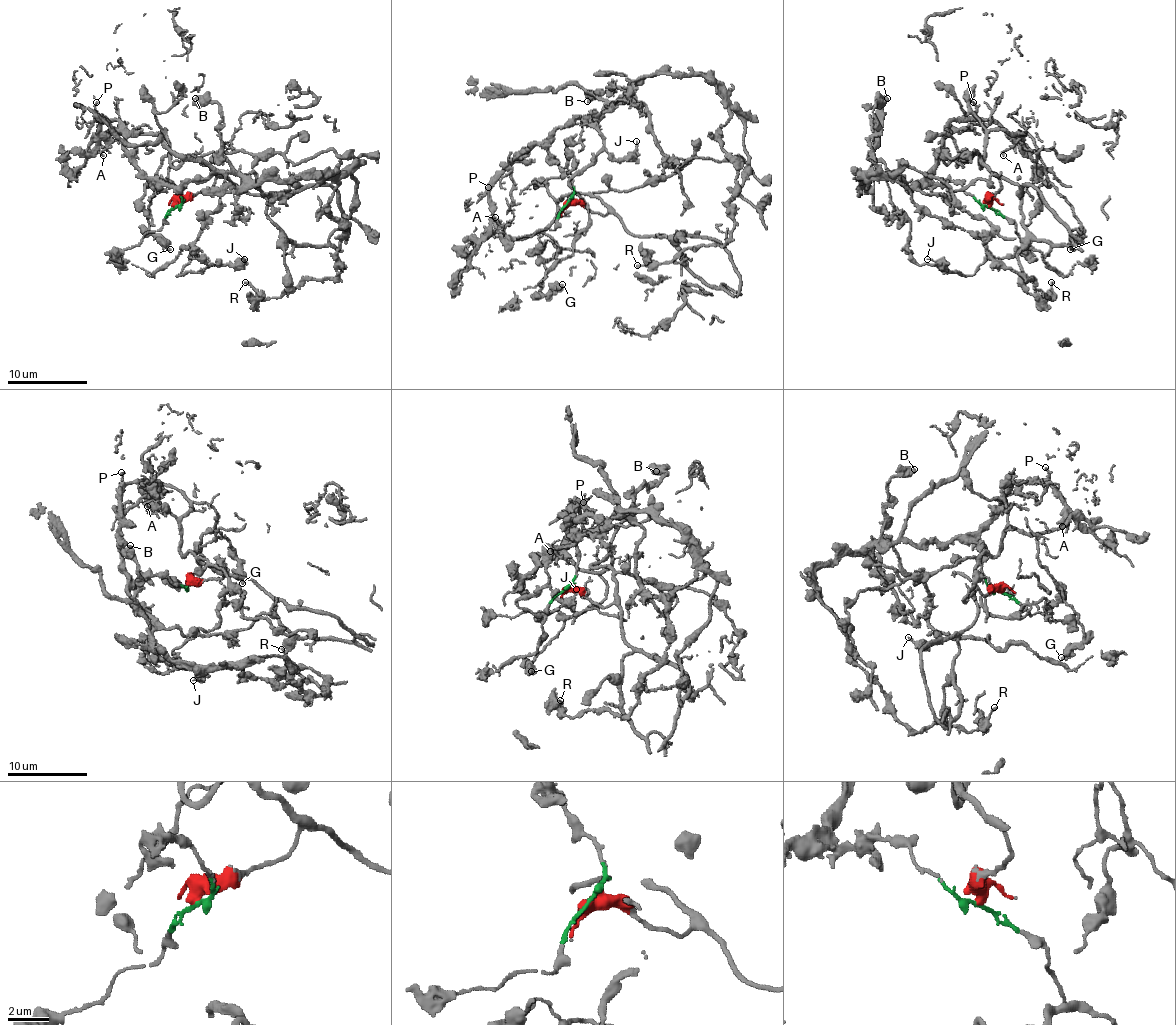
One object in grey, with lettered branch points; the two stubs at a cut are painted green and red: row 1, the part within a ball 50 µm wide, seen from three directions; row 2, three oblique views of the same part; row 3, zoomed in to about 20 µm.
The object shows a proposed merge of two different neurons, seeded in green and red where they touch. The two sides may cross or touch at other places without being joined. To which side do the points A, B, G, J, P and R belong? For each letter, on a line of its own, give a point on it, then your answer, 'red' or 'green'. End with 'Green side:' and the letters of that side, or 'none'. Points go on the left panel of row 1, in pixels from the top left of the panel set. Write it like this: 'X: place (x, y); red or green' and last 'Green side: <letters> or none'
A: place (103, 155); red
B: place (195, 98); green
G: place (170, 249); red
J: place (244, 259); green
P: place (96, 102); green
R: place (245, 282); green
Green side: B, J, P, R

